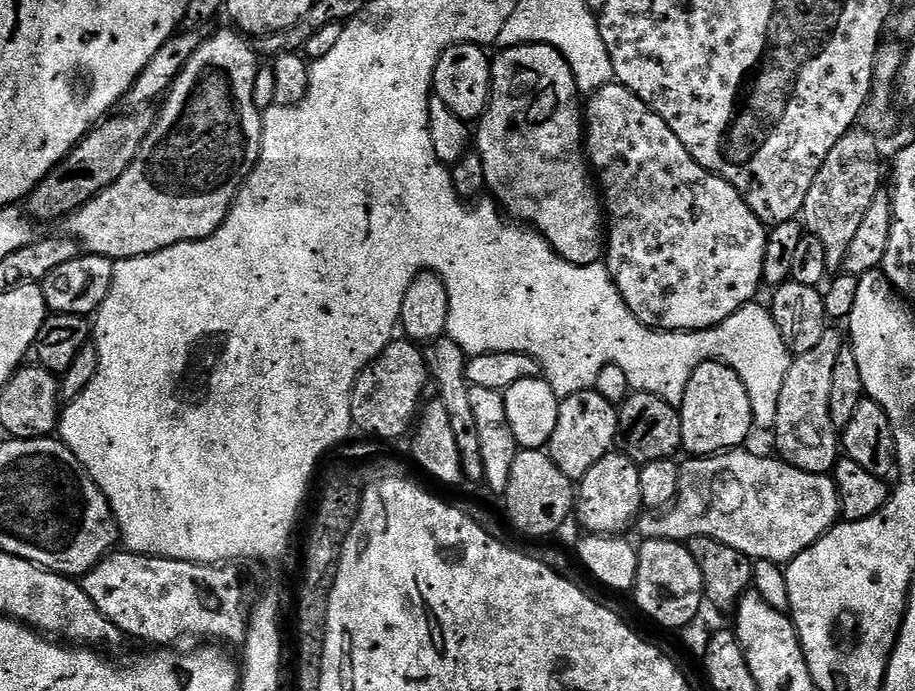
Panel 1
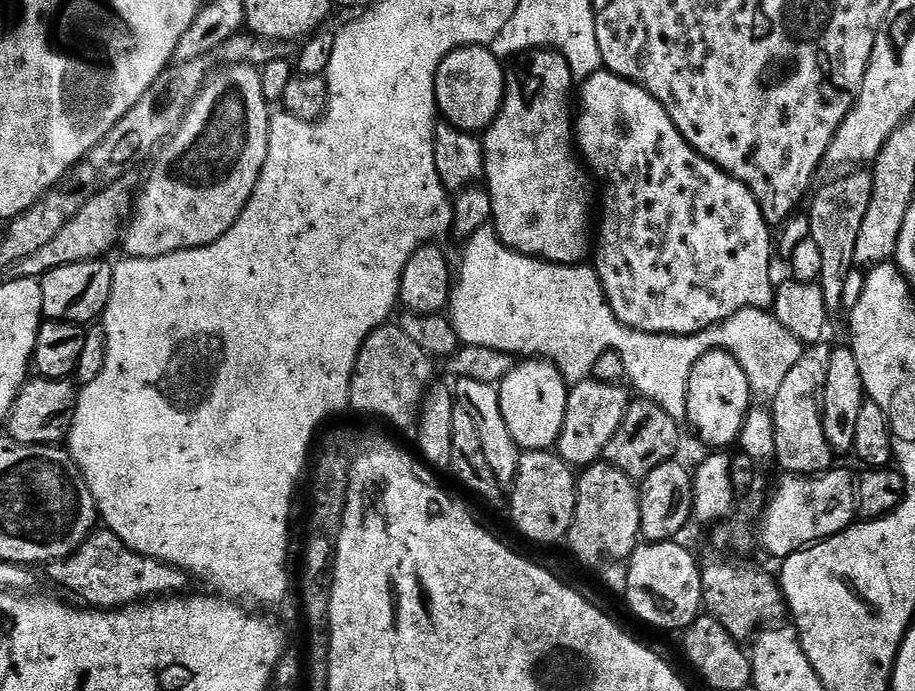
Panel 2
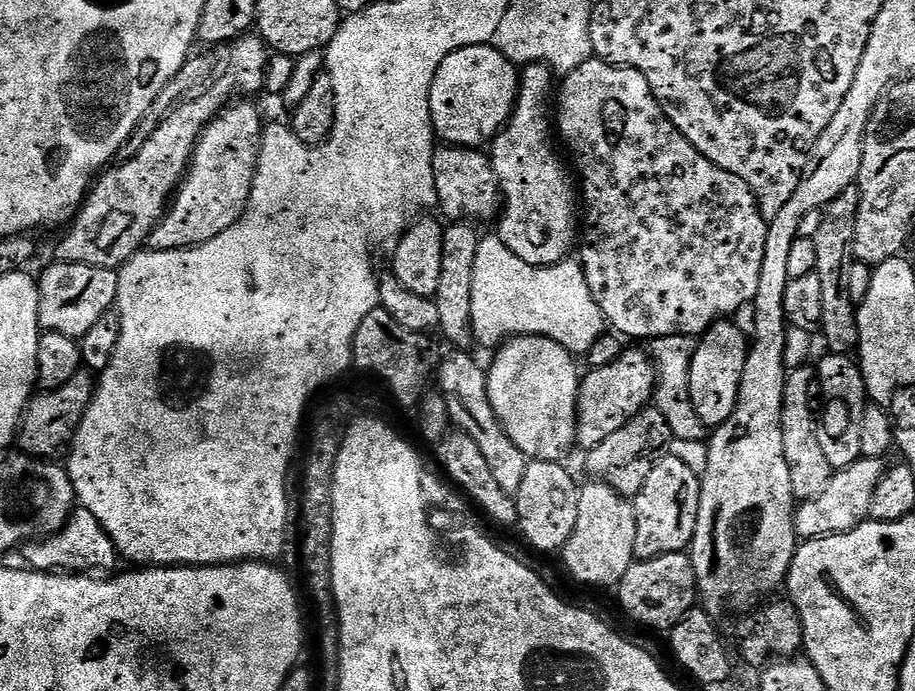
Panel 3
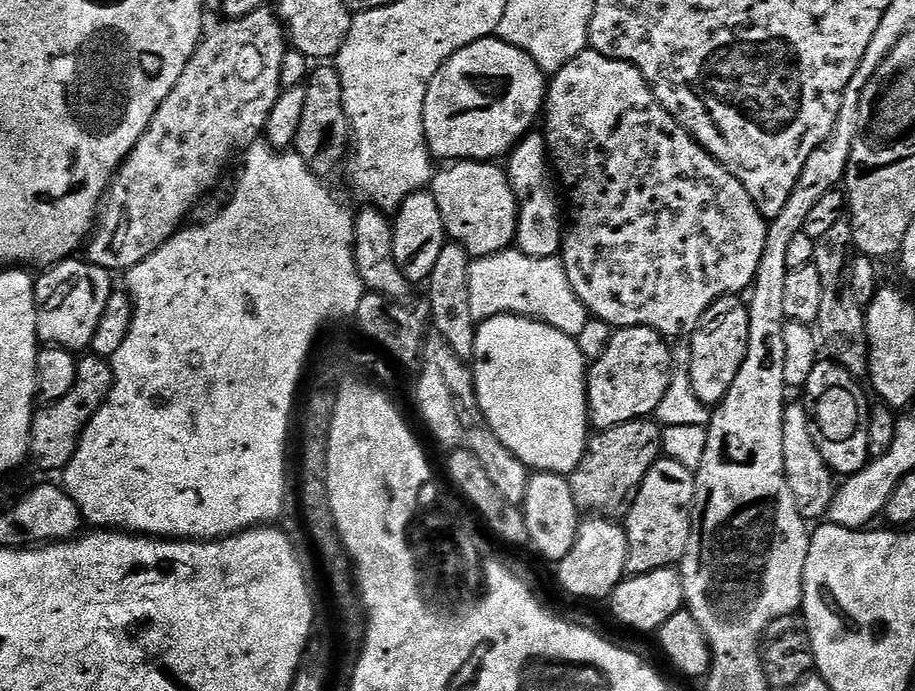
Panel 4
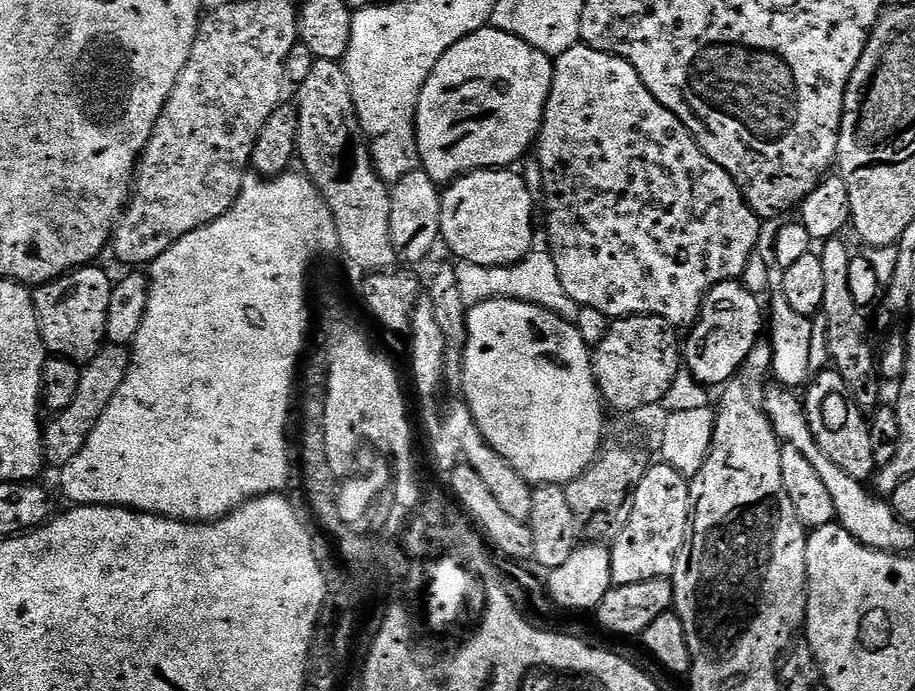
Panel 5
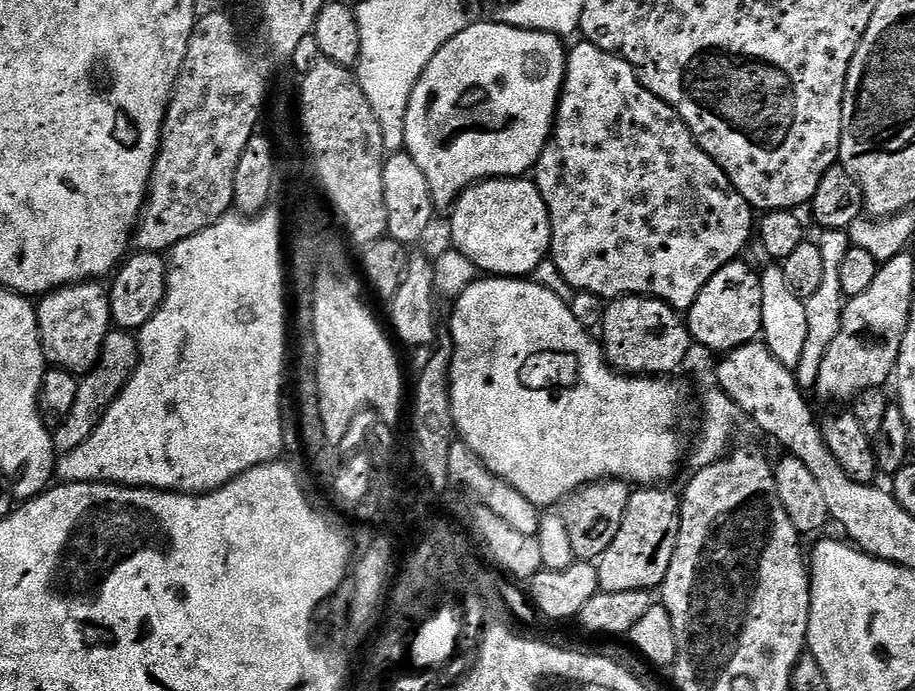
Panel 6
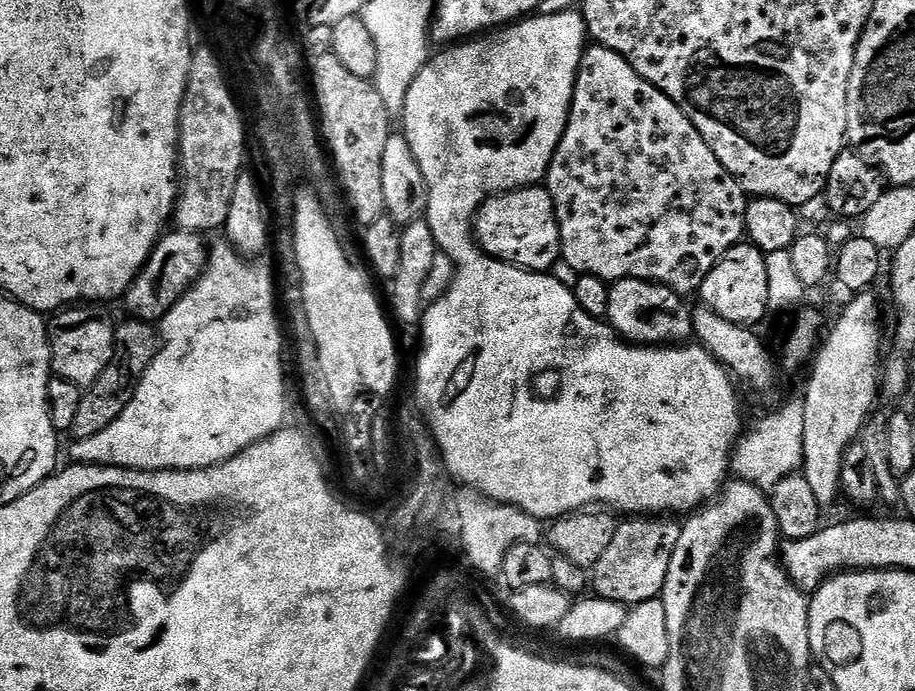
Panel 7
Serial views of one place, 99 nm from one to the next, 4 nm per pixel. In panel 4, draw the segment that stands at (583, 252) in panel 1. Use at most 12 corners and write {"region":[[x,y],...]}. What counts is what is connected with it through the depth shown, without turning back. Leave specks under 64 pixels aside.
{"region":[[543,135],[506,171],[520,207],[515,247],[556,256],[566,224]]}

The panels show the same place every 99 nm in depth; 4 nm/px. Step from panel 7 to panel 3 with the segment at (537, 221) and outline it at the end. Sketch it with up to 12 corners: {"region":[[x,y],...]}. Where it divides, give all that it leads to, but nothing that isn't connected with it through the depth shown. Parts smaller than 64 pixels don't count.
{"region":[[441,143],[436,204],[455,222],[497,215],[500,184],[483,151]]}

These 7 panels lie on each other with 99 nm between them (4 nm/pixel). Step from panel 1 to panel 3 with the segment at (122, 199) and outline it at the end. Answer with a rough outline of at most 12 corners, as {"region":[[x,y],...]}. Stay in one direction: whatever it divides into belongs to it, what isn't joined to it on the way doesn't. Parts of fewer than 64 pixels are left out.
{"region":[[240,98],[204,128],[153,252],[210,242],[244,212],[260,112]]}

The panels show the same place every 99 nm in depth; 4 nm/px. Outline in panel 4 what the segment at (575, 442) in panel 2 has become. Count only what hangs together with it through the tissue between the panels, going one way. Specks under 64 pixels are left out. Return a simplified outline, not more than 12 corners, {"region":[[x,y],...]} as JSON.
{"region":[[617,328],[587,369],[596,430],[648,418],[674,352],[656,328]]}

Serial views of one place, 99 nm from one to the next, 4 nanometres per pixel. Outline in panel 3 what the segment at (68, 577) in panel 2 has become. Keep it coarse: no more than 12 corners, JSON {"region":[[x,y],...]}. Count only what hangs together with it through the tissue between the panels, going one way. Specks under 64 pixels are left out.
{"region":[[90,510],[23,545],[38,572],[104,574],[116,544]]}

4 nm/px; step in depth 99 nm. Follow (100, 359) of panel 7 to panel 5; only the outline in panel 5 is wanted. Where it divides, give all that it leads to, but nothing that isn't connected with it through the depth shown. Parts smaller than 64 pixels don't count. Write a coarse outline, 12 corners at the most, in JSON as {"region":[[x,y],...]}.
{"region":[[76,268],[32,292],[51,355],[106,343],[113,277]]}

